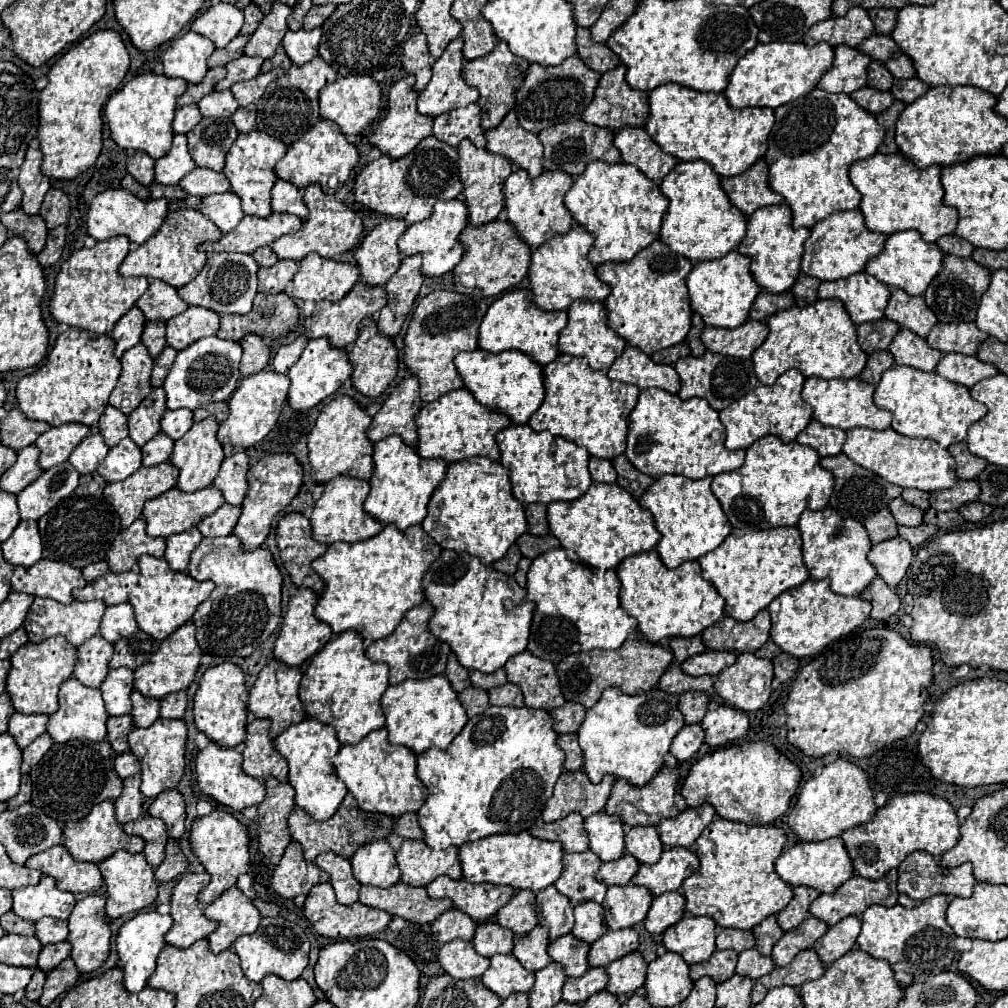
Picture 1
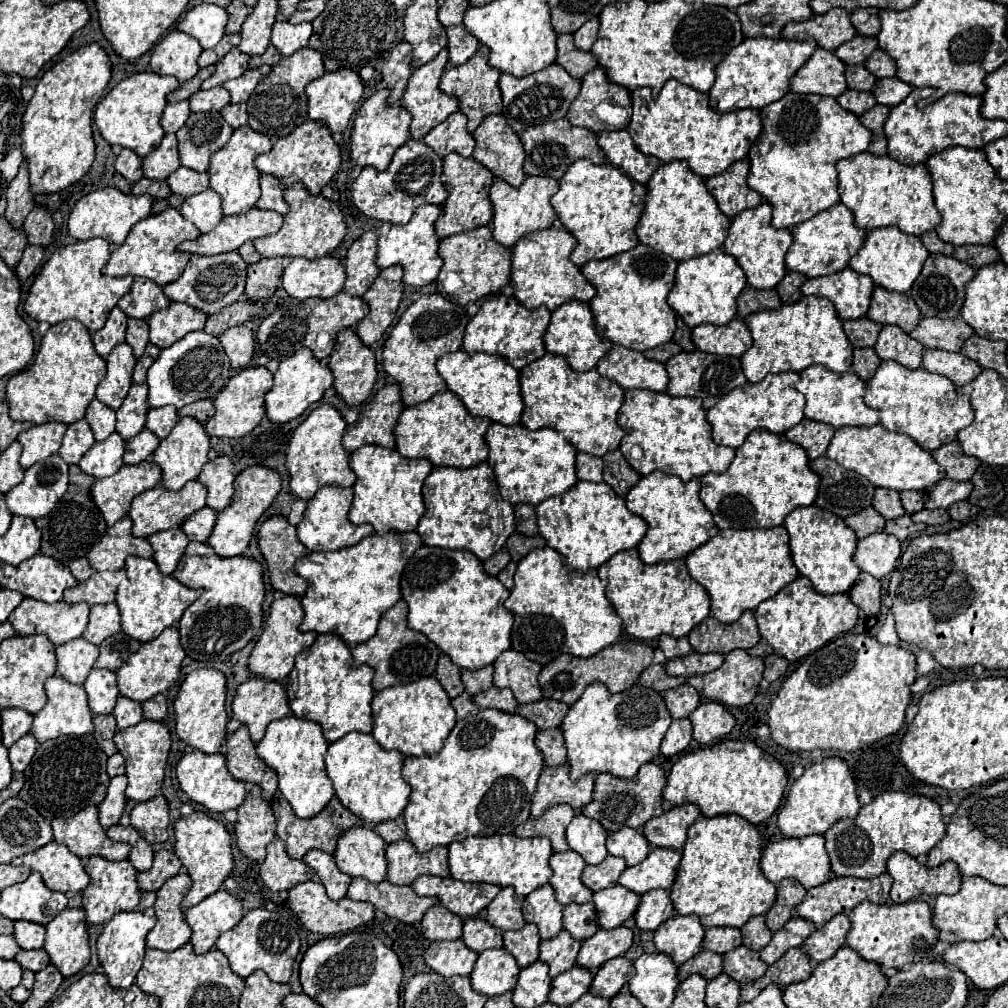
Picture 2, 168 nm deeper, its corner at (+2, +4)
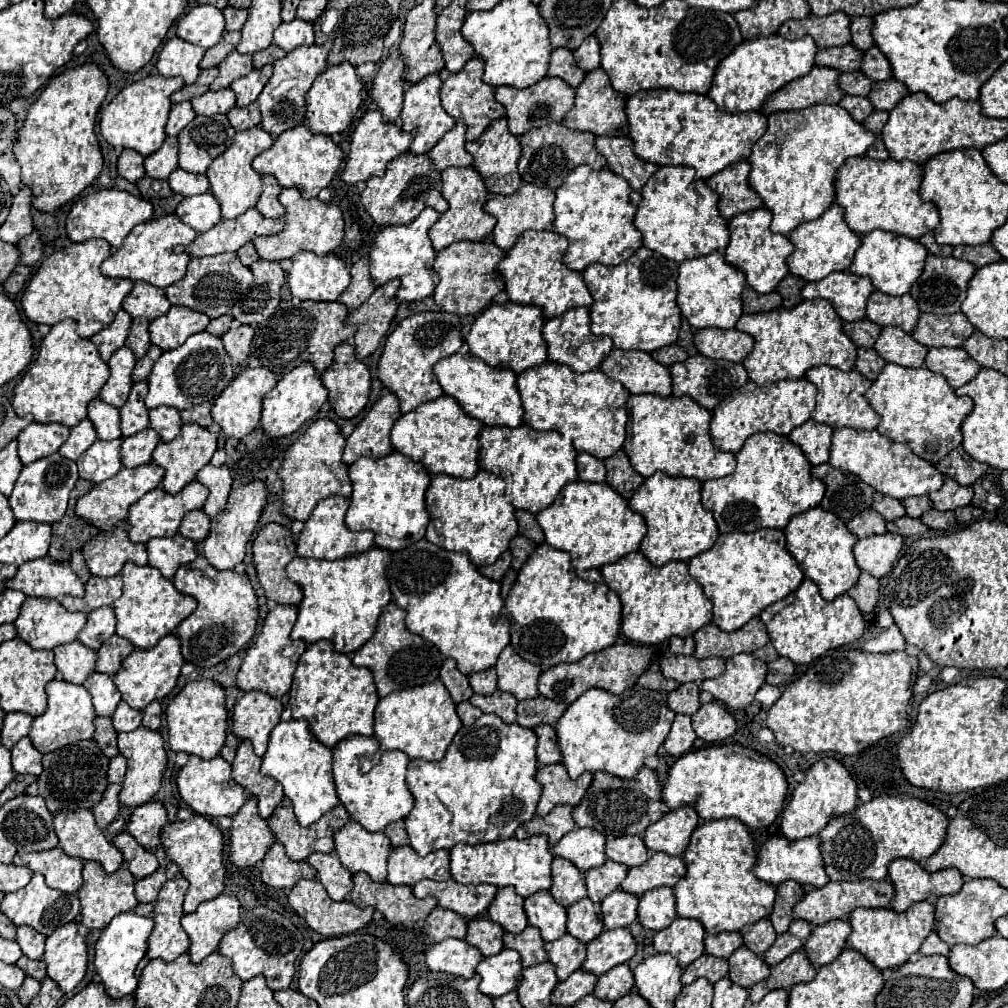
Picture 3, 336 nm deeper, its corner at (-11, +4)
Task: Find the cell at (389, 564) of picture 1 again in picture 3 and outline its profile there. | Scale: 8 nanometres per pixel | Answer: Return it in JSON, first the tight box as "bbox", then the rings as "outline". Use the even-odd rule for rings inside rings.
{"bbox":[287,546,393,656],"outline":[[[373,546],[367,552],[341,560],[293,558],[287,566],[287,576],[303,586],[299,618],[291,630],[293,640],[305,640],[307,644],[331,640],[337,652],[349,656],[357,652],[357,648],[361,648],[377,630],[377,616],[381,616],[381,608],[393,600],[389,580],[385,580],[385,564],[389,564],[389,556],[393,556],[393,552]]]}

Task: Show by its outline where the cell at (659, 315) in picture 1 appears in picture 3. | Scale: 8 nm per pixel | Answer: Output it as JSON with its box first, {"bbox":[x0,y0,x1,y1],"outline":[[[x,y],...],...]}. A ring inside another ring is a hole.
{"bbox":[583,248,681,352],"outline":[[[639,248],[629,260],[617,266],[593,264],[585,268],[583,278],[593,296],[591,332],[597,336],[609,336],[615,348],[621,350],[645,350],[653,352],[663,346],[675,344],[681,330],[681,312],[677,306],[677,276],[679,264]]]}

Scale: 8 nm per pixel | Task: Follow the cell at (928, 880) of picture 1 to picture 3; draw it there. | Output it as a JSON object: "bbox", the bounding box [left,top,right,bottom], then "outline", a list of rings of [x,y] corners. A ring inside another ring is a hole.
{"bbox":[889,858,963,912],"outline":[[[909,858],[893,860],[889,864],[889,878],[895,884],[893,910],[897,912],[905,912],[911,904],[921,900],[955,894],[963,886],[963,876],[955,868],[927,872],[919,862]]]}

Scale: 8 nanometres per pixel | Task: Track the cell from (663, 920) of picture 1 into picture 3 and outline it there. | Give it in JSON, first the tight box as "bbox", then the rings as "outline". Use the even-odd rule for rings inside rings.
{"bbox":[639,888,675,930],"outline":[[[657,888],[653,892],[647,892],[641,896],[639,902],[639,922],[643,928],[649,930],[663,930],[667,928],[675,918],[675,900],[671,888]]]}

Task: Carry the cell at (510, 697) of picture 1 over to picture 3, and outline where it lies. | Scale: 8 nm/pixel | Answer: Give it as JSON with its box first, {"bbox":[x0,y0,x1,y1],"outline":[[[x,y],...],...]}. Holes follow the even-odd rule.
{"bbox":[469,690,517,722],"outline":[[[495,690],[493,694],[489,696],[481,696],[481,694],[473,694],[469,698],[469,702],[477,708],[481,708],[485,714],[497,714],[499,718],[503,718],[505,722],[515,722],[517,718],[517,698],[509,692],[501,692],[501,690]]]}

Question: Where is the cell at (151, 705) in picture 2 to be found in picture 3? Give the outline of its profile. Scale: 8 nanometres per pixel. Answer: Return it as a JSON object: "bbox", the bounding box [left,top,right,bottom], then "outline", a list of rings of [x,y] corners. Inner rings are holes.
{"bbox":[143,702,163,730],"outline":[[[151,702],[145,710],[143,710],[143,726],[149,728],[149,730],[159,730],[161,726],[161,716],[163,716],[163,708],[161,708],[161,702]],[[151,722],[157,722],[157,724],[151,724]]]}

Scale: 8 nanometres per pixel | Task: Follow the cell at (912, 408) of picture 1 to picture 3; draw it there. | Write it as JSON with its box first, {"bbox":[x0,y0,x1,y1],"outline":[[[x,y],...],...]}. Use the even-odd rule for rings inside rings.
{"bbox":[865,364,973,462],"outline":[[[885,364],[865,396],[881,416],[877,430],[895,442],[907,442],[917,456],[929,462],[939,462],[961,444],[963,418],[973,410],[973,400],[969,396],[957,396],[945,376],[927,368],[909,370],[899,364]]]}

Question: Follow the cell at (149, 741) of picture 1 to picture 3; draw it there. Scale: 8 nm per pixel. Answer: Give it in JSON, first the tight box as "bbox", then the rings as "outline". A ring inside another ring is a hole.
{"bbox":[119,728,167,806],"outline":[[[137,728],[133,732],[121,732],[119,734],[119,752],[127,758],[127,776],[121,790],[121,804],[123,806],[141,806],[145,802],[151,802],[157,790],[161,788],[163,774],[167,770],[167,752],[165,752],[165,740],[159,732],[149,728]]]}

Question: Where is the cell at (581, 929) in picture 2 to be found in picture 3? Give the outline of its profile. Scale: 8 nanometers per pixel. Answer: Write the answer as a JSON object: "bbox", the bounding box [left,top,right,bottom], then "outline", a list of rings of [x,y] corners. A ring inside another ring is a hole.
{"bbox":[567,898,603,942],"outline":[[[589,898],[575,902],[567,908],[567,932],[581,942],[591,942],[603,932],[601,906]]]}

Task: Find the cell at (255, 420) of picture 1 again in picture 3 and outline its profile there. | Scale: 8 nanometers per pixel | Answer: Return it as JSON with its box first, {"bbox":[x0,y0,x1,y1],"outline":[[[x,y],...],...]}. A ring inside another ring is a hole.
{"bbox":[211,368,277,438],"outline":[[[247,368],[243,370],[225,390],[223,394],[215,400],[211,416],[213,420],[221,426],[225,436],[241,438],[253,432],[259,426],[261,420],[261,400],[267,392],[271,392],[277,384],[277,376],[269,368]]]}

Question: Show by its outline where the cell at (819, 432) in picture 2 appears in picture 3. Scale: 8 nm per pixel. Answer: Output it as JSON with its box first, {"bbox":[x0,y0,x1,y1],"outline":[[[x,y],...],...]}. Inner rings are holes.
{"bbox":[789,420,833,466],"outline":[[[807,420],[803,426],[797,426],[791,434],[789,440],[805,452],[807,460],[817,466],[829,460],[829,448],[831,448],[831,438],[833,438],[833,428],[827,424]]]}

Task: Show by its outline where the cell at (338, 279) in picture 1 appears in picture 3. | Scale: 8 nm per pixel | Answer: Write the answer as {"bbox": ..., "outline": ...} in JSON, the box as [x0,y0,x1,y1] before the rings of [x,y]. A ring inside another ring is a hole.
{"bbox":[289,252,351,302],"outline":[[[299,252],[291,260],[289,290],[299,300],[335,302],[349,286],[351,276],[345,262],[335,254],[319,258],[313,252]]]}

